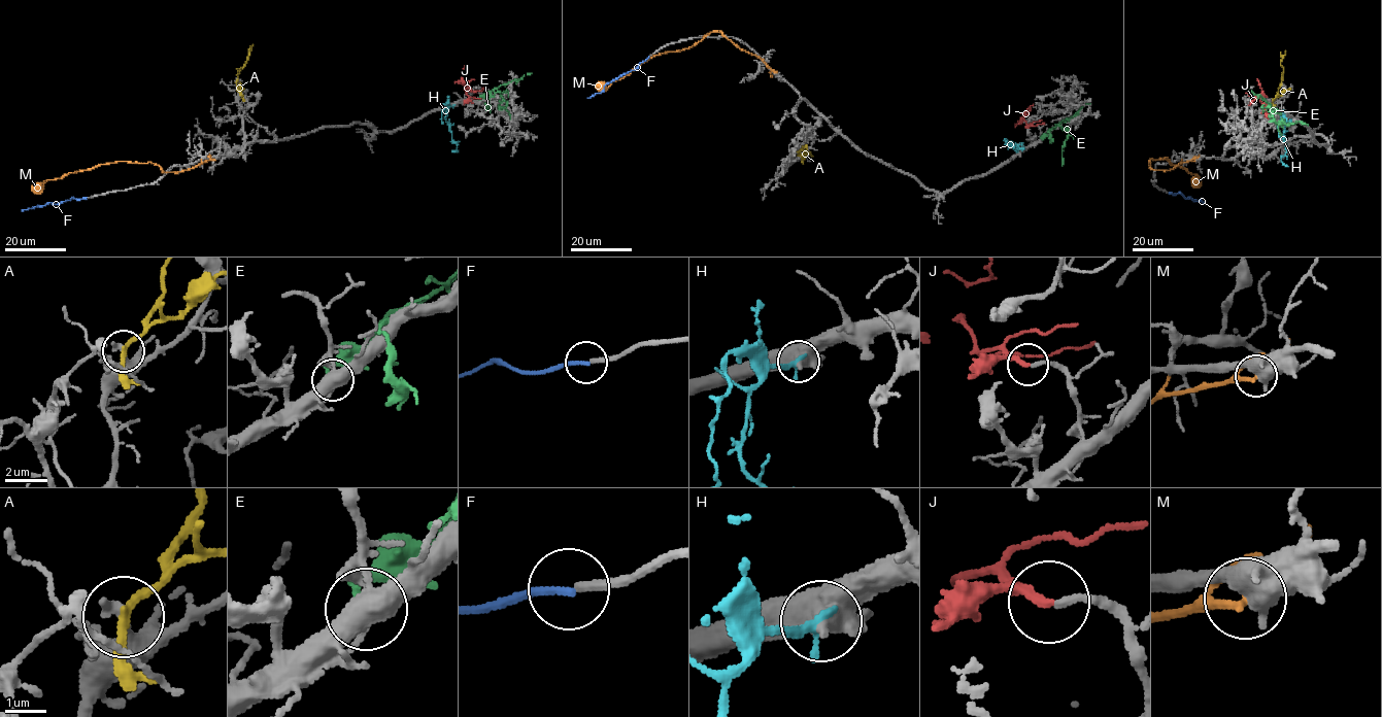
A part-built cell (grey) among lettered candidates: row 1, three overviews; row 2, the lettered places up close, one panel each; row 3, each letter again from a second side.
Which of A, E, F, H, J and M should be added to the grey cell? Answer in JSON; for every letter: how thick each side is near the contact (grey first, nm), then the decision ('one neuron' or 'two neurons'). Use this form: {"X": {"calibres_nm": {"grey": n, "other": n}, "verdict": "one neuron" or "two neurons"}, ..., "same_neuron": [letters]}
{"A": {"calibres_nm": {"grey": 200, "other": 220}, "verdict": "two neurons"}, "E": {"calibres_nm": {"grey": 120, "other": 130}, "verdict": "two neurons"}, "F": {"calibres_nm": {"grey": 240, "other": 170}, "verdict": "two neurons"}, "H": {"calibres_nm": {"grey": 440, "other": 240}, "verdict": "two neurons"}, "J": {"calibres_nm": {"grey": 200, "other": 170}, "verdict": "one neuron"}, "M": {"calibres_nm": {"grey": 550, "other": 200}, "verdict": "two neurons"}, "same_neuron": ["J"]}

